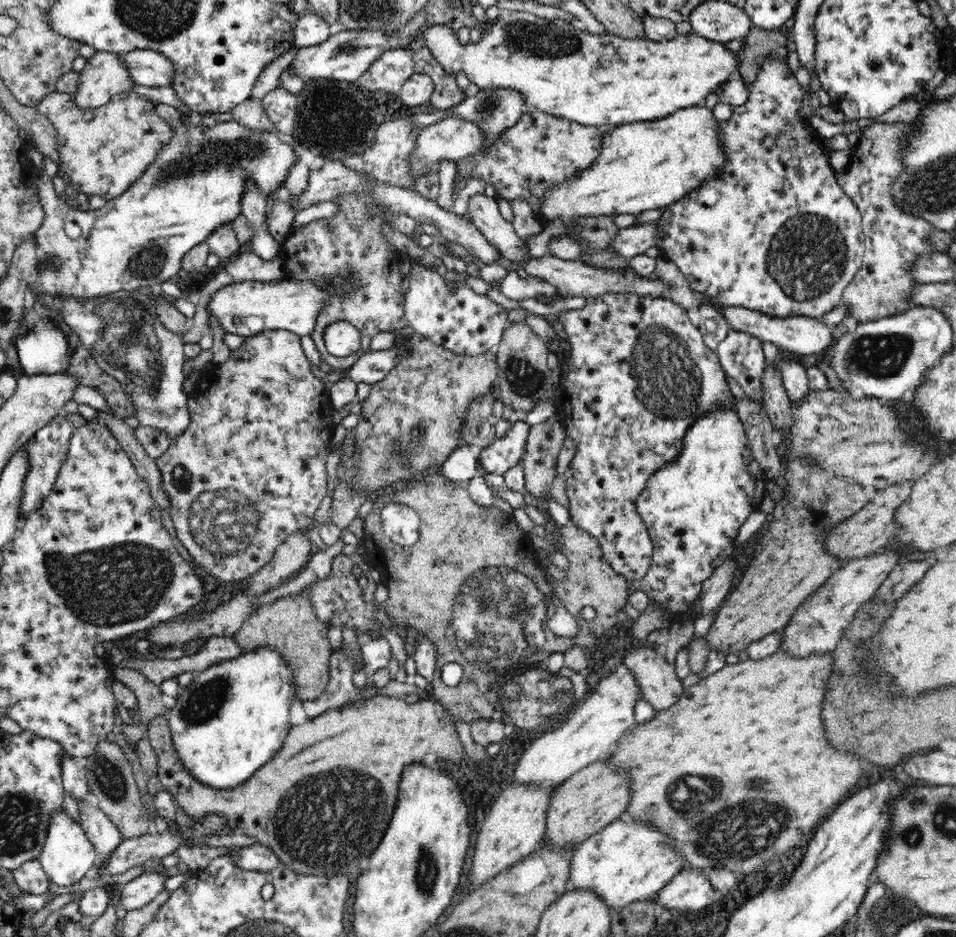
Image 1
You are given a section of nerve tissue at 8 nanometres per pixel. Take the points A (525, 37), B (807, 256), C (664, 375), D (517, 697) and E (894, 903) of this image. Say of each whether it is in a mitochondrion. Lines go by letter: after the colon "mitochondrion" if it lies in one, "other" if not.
A: mitochondrion
B: mitochondrion
C: mitochondrion
D: mitochondrion
E: other

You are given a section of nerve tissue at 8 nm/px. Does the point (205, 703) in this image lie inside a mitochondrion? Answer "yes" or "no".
yes

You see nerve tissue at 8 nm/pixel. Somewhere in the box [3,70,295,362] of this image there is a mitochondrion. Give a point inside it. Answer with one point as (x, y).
(225, 153)

